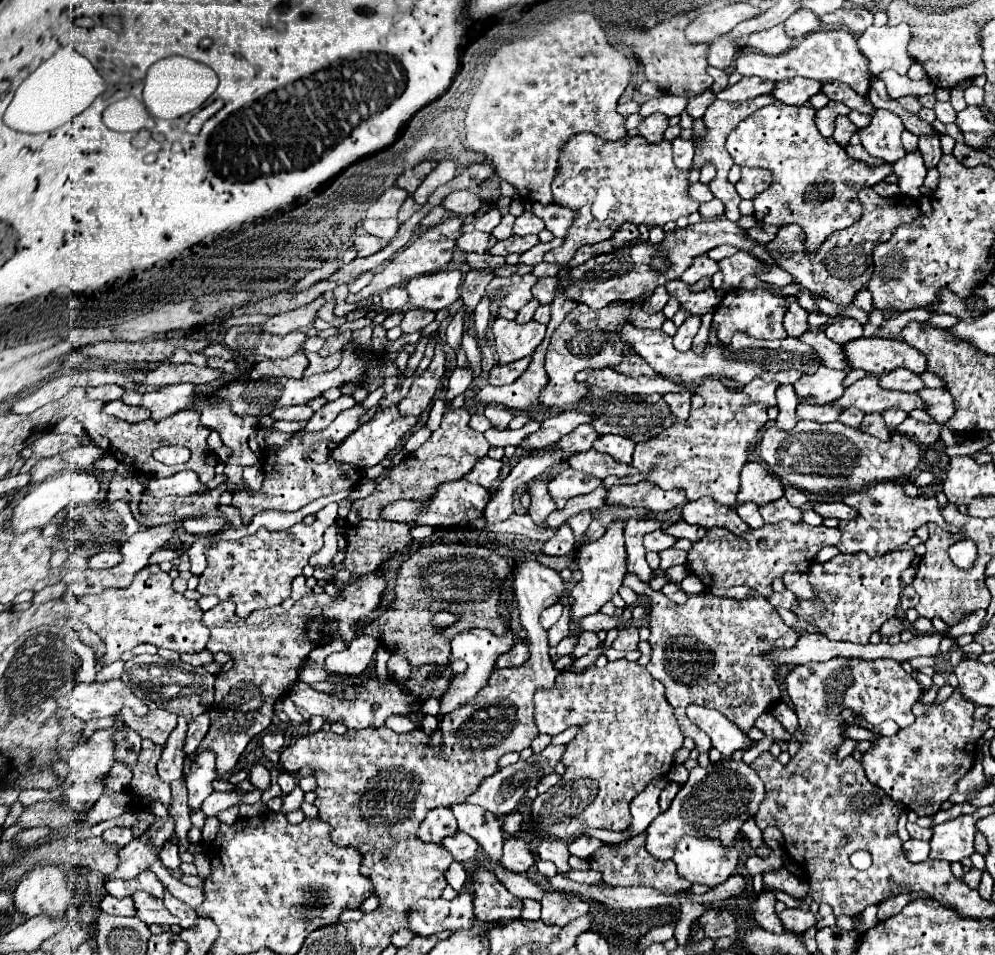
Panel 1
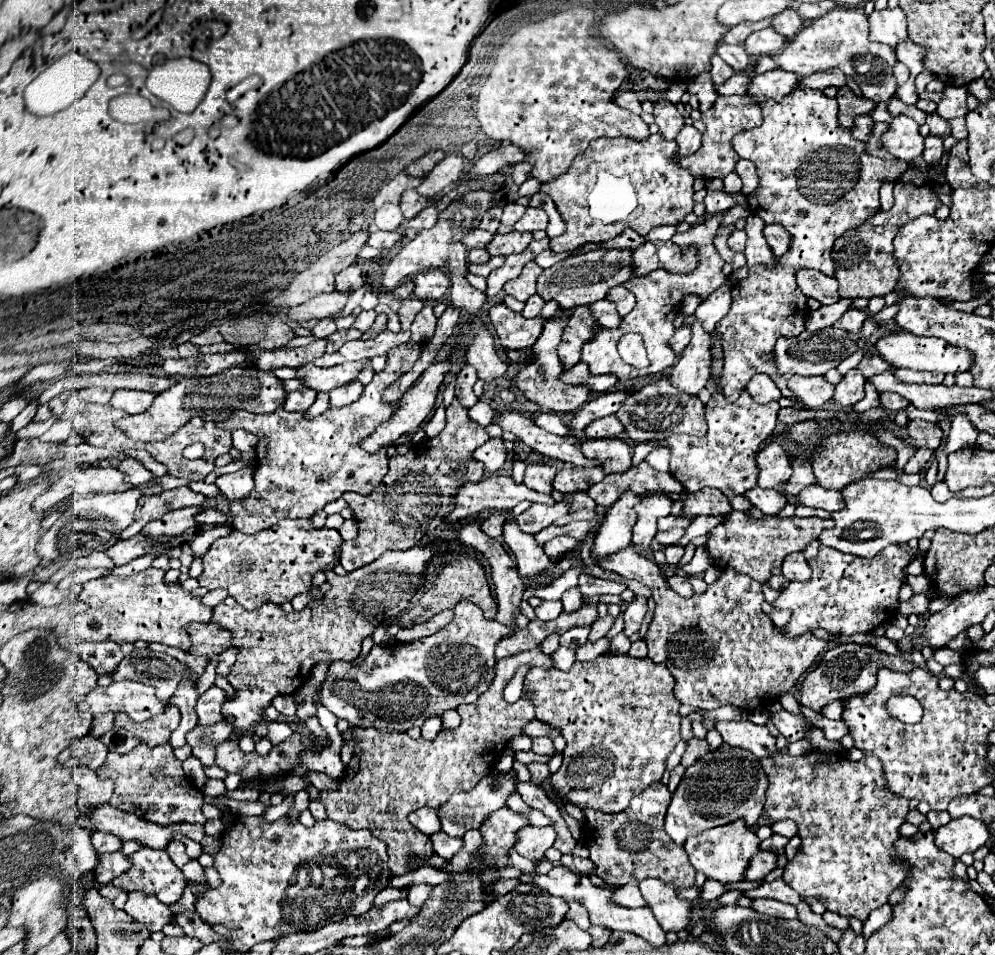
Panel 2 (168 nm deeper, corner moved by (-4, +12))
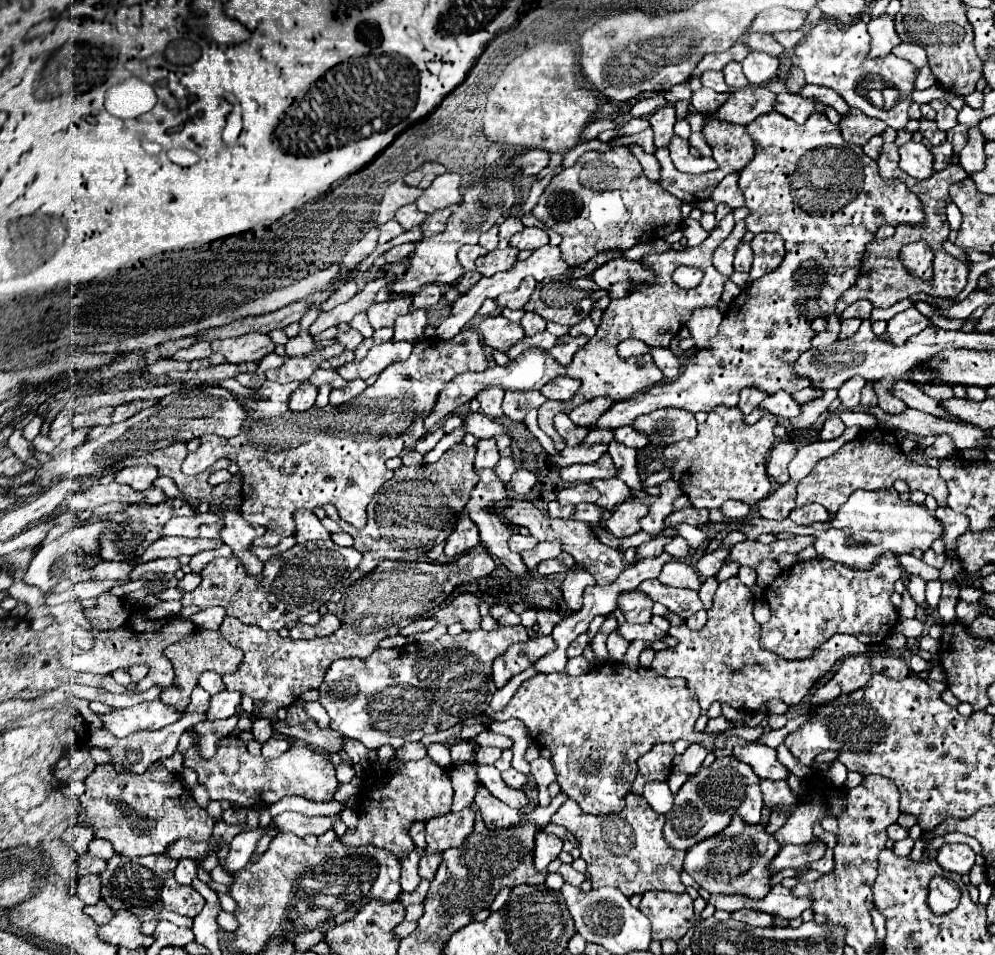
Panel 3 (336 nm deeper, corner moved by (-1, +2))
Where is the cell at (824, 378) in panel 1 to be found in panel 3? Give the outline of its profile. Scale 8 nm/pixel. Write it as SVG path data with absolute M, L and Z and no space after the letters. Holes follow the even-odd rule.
M776 392L772 396L768 396L762 404L760 404L762 410L770 412L770 414L776 414L776 416L784 416L784 418L794 418L800 414L800 406L792 400L790 394L786 392Z

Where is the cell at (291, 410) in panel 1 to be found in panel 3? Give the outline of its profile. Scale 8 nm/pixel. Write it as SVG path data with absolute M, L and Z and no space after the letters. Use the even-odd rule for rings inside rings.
M302 382L302 384L292 392L292 396L290 396L290 400L288 400L290 410L292 410L292 412L304 412L304 410L312 408L314 402L316 402L316 392L318 392L318 390L316 390L314 384Z

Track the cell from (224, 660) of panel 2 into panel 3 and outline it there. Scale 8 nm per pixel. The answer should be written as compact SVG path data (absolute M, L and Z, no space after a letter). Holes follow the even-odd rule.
M204 672L204 674L200 676L198 684L200 684L208 694L217 694L226 688L224 682L222 682L222 678L220 678L218 674L214 674L214 672Z

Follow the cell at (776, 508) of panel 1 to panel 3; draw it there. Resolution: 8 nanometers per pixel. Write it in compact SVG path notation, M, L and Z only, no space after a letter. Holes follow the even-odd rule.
M728 500L728 502L724 502L724 506L720 506L720 512L726 520L740 520L740 518L748 518L752 514L752 508L744 502Z

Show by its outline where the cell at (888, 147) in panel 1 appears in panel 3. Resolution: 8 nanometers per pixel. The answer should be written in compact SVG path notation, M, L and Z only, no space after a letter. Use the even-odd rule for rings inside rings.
M908 142L900 146L900 168L918 180L926 180L934 174L934 158L922 142Z

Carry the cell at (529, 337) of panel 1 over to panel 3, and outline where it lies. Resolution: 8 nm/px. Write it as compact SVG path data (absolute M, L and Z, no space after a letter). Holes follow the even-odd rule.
M488 316L480 324L480 332L486 340L486 346L508 352L510 346L514 346L518 340L524 338L524 330L520 324L506 320L504 316Z

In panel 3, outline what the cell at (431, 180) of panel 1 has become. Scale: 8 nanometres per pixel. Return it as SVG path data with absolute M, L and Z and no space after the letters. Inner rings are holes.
M446 172L442 176L438 176L426 190L424 194L416 200L416 206L426 212L432 214L436 210L448 208L452 204L460 204L462 202L462 194L460 194L460 176Z

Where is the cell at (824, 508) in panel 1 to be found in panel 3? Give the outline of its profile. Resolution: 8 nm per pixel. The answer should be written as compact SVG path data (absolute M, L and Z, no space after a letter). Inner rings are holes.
M808 504L804 508L796 508L790 514L790 520L794 520L796 524L814 524L814 522L826 522L828 520L828 512L824 510L824 506L820 504Z

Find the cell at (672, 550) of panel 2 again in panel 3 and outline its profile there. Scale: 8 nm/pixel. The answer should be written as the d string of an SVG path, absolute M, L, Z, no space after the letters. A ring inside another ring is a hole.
M672 560L668 564L664 564L658 580L664 584L664 586L676 586L676 588L688 588L688 590L700 590L702 586L702 578L698 576L698 572L684 564L684 562L678 562L678 560Z

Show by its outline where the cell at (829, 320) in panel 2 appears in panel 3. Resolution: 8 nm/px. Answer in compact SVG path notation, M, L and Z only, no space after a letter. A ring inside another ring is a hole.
M858 300L852 306L848 306L842 314L842 318L860 318L860 320L868 320L872 314L872 304L868 300Z

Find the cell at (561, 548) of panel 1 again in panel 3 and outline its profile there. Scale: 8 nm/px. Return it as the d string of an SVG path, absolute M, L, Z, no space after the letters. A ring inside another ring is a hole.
M562 552L558 558L540 562L540 566L536 568L536 574L540 576L550 576L550 574L558 574L558 572L568 572L570 568L574 568L574 558L566 552Z

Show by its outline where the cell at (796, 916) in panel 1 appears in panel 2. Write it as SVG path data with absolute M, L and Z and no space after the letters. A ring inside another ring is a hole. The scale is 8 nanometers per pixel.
M755 900L751 904L753 910L773 916L773 918L797 918L797 908L793 904L783 904L779 900Z

